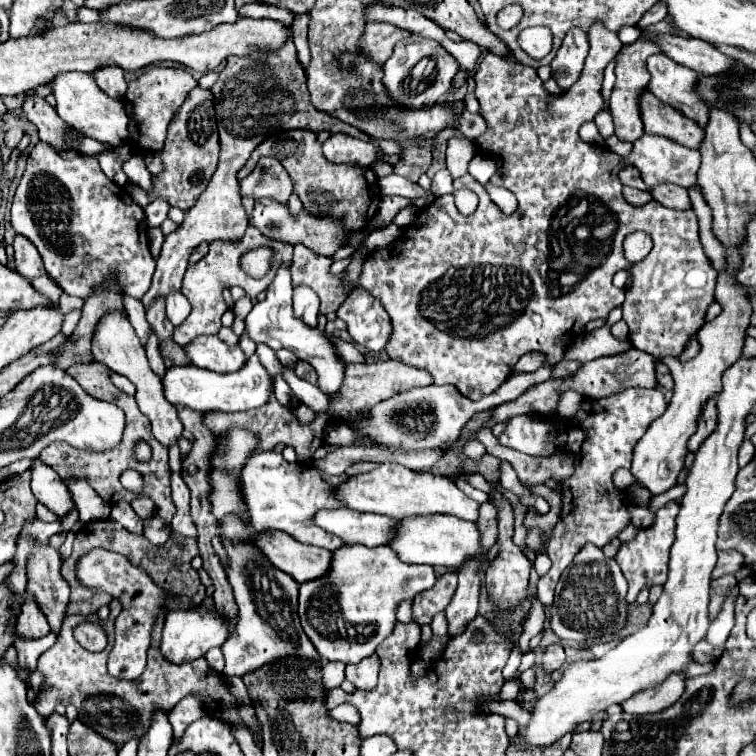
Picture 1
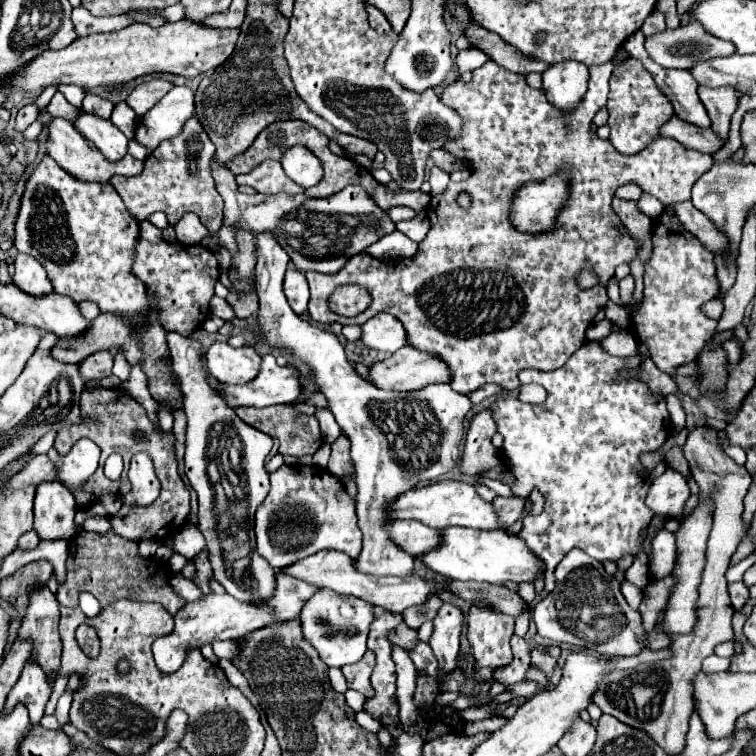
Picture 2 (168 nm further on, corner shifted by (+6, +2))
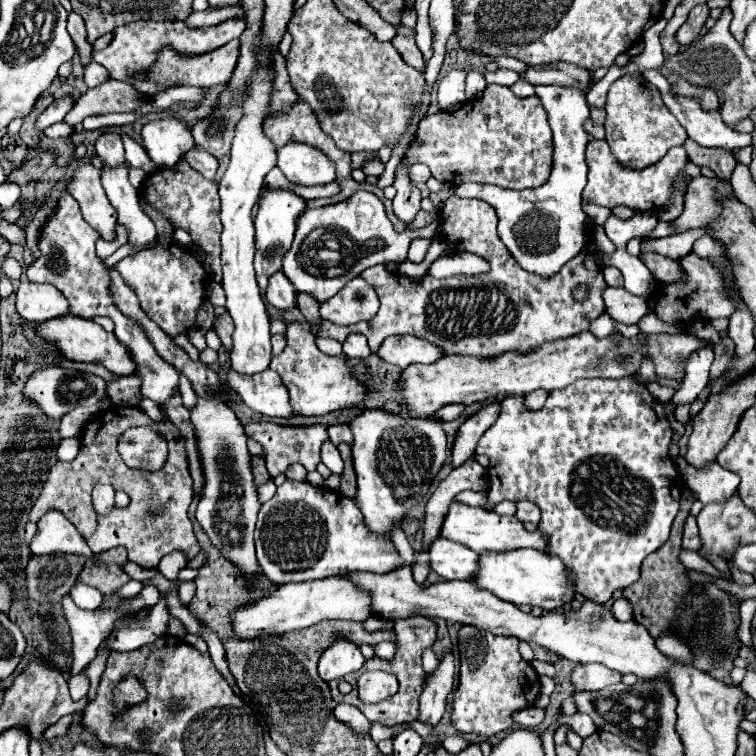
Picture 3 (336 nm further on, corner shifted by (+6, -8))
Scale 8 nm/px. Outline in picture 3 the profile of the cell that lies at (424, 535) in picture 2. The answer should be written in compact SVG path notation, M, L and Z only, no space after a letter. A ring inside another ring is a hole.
M444 538L434 540L430 546L430 566L446 580L472 580L478 570L478 558L468 546Z

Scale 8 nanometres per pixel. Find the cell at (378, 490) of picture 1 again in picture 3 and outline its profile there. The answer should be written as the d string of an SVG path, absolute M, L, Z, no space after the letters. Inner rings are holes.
M450 504L450 512L442 524L440 530L442 538L448 538L452 542L460 542L478 554L484 552L508 552L508 550L518 550L518 548L534 548L540 552L548 552L548 538L546 534L540 534L538 530L528 532L518 518L508 518L508 516L498 516L496 512L488 512L482 508L472 508L464 504Z

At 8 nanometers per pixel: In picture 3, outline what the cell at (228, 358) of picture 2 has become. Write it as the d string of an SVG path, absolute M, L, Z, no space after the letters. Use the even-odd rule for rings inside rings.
M228 370L226 384L236 392L236 396L250 406L252 410L272 416L272 418L292 418L298 416L296 410L290 406L288 388L284 386L282 378L274 370L264 370L260 374L238 374Z

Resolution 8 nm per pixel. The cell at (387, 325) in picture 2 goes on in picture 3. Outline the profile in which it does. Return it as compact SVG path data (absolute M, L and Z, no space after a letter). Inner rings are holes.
M390 336L378 350L378 356L400 368L410 364L432 364L446 356L440 346L416 336Z

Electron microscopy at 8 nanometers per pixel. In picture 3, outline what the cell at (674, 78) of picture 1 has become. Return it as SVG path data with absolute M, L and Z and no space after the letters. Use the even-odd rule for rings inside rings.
M646 70L646 72L644 72L644 78L660 90L664 104L666 104L668 110L676 116L676 120L686 128L690 140L698 142L698 144L704 146L704 148L720 148L720 150L726 150L726 152L734 152L734 150L738 150L738 148L746 148L746 146L752 144L752 136L750 136L750 134L740 134L740 132L732 130L730 126L724 124L724 120L722 120L722 116L720 116L720 110L708 112L708 110L702 110L702 106L700 106L694 98L672 96L672 94L670 94L670 84L668 84L668 80L660 74L660 70Z

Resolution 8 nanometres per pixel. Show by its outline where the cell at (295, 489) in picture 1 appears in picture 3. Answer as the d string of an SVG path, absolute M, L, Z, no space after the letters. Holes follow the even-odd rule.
M286 480L274 498L258 512L256 558L272 582L304 582L332 578L350 572L392 572L406 562L400 558L392 540L372 534L364 526L358 506L340 492L314 488L308 482Z

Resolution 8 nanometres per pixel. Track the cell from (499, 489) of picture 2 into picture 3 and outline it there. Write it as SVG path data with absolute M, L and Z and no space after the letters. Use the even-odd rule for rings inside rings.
M460 492L454 502L464 502L466 506L484 506L486 504L486 492Z

